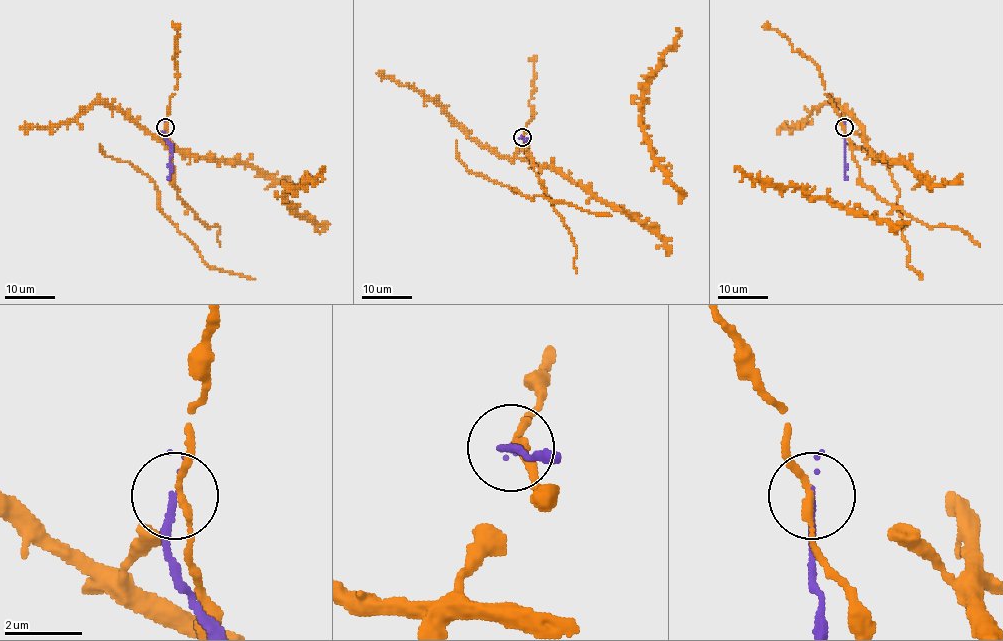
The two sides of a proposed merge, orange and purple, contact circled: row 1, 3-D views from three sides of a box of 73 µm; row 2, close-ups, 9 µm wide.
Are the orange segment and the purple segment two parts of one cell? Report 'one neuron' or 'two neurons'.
two neurons

